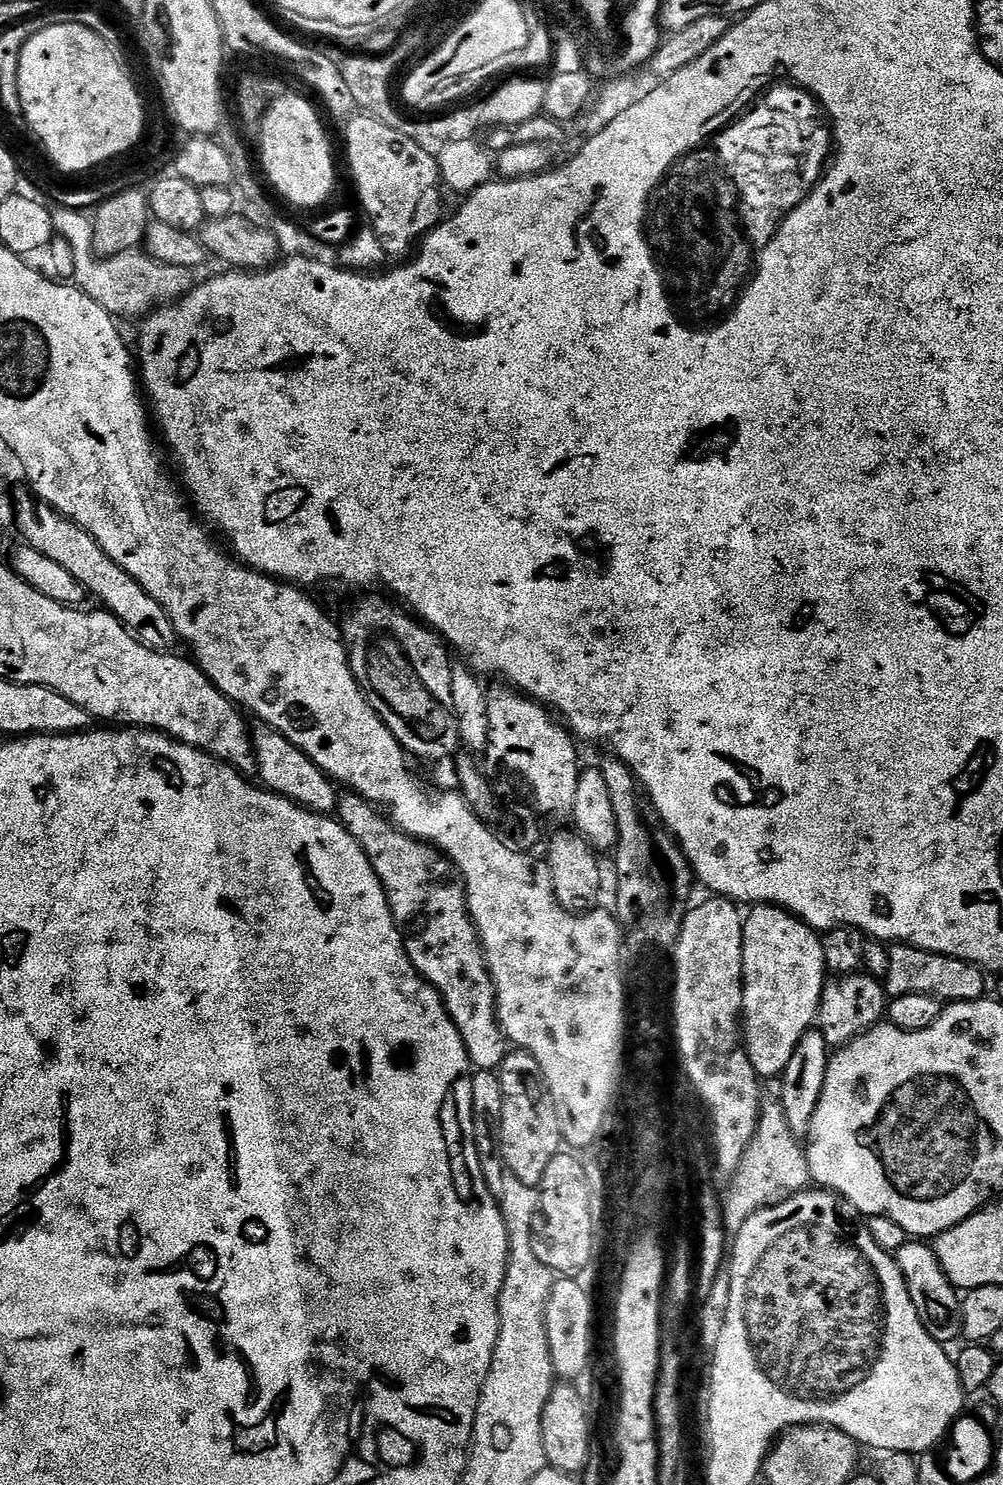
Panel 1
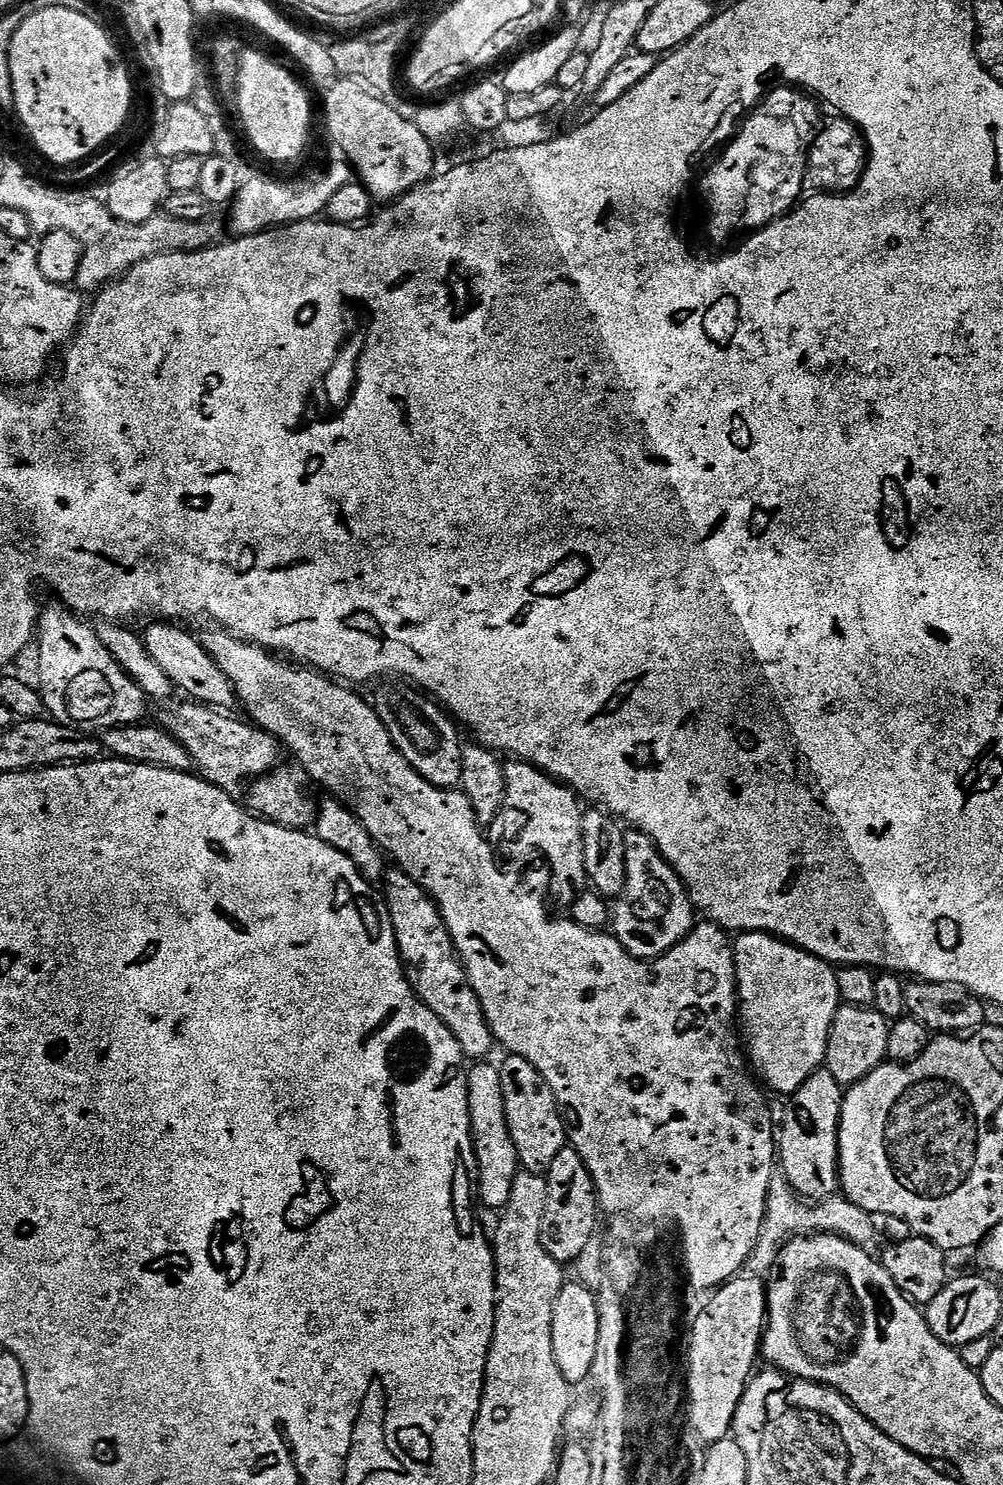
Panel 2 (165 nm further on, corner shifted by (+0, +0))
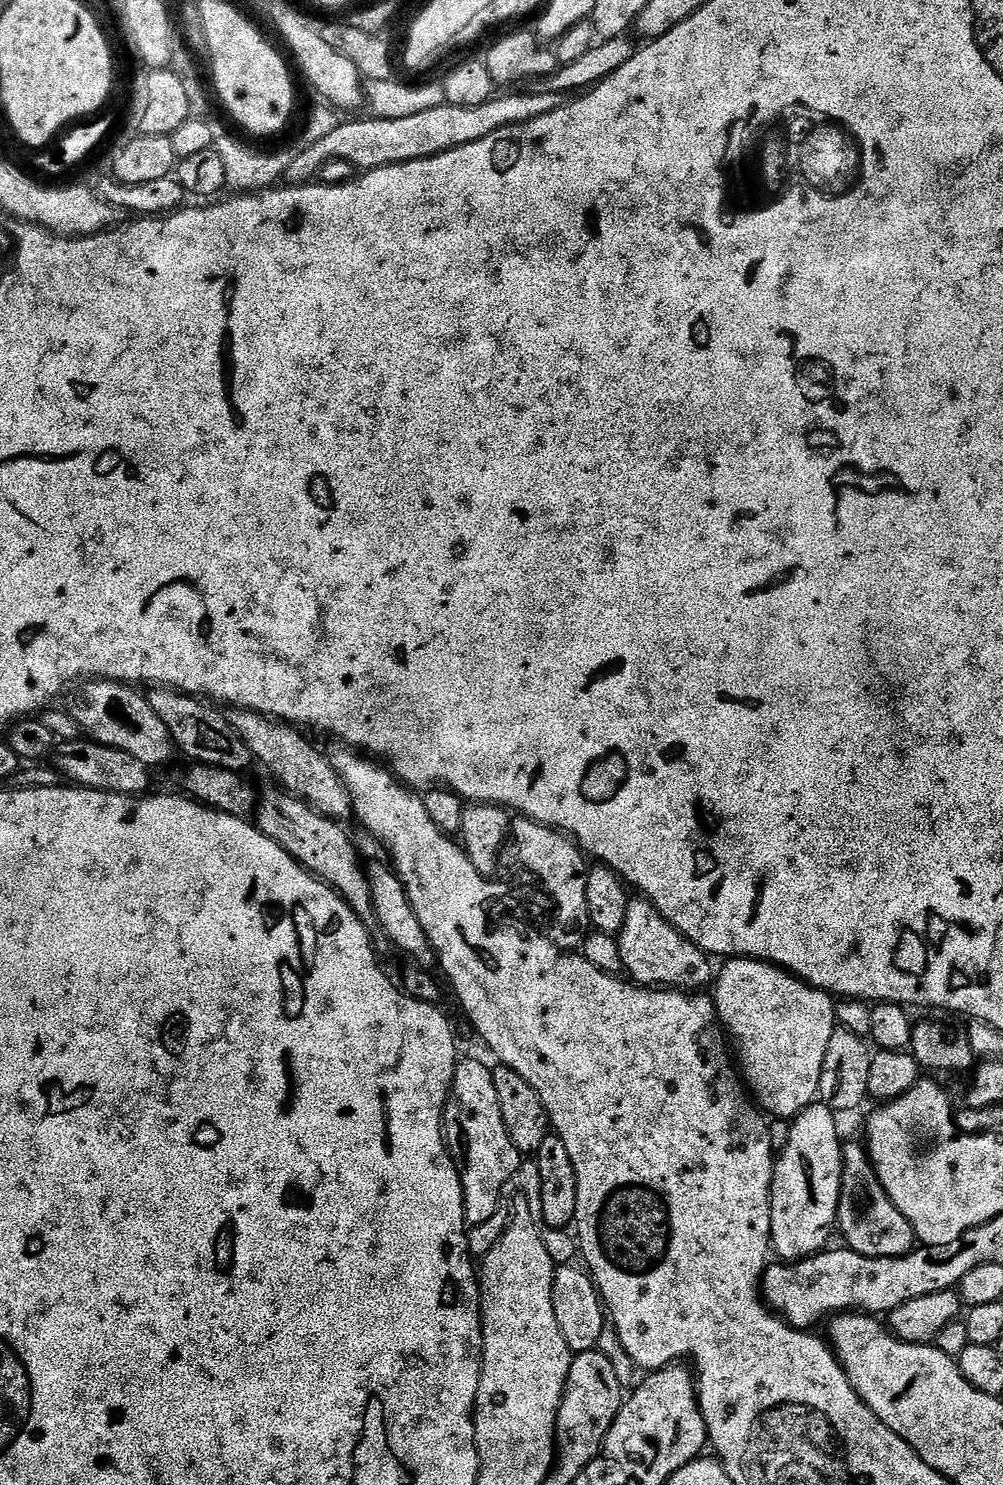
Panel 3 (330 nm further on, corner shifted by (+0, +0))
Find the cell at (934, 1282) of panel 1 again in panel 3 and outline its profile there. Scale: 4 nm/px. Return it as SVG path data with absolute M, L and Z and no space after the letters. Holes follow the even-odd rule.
M845 1143L843 1149L844 1169L840 1187L840 1205L836 1215L839 1235L840 1232L844 1235L843 1243L852 1251L863 1256L905 1256L918 1244L916 1231L912 1229L911 1222L902 1214L902 1210L898 1210L898 1206L894 1206L894 1202L890 1202L890 1198L874 1170L872 1160L868 1157L867 1147L863 1143Z

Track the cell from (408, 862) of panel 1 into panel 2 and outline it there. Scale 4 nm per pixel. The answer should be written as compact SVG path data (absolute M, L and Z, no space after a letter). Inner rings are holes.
M399 870L390 872L387 873L389 876L386 916L392 925L392 933L396 935L396 949L400 952L400 963L404 965L404 974L408 978L408 984L416 991L417 998L430 1010L434 1010L438 1018L442 1018L450 1034L454 1034L454 1039L460 1047L460 1053L469 1061L483 1061L487 1057L484 1055L494 1048L494 1037L474 990L466 982L464 965L456 955L456 947L452 945L452 939L444 926L444 919L440 917L440 909L432 903L431 896L423 892L404 872Z

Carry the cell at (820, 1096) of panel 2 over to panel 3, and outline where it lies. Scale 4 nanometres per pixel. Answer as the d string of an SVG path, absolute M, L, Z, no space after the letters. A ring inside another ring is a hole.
M819 1102L802 1110L791 1121L792 1129L784 1140L784 1149L779 1149L772 1170L772 1243L781 1261L795 1262L829 1247L828 1239L837 1227L836 1215L840 1205L840 1187L844 1169L844 1149L840 1140L840 1128L836 1125L837 1113L831 1112L826 1105Z

